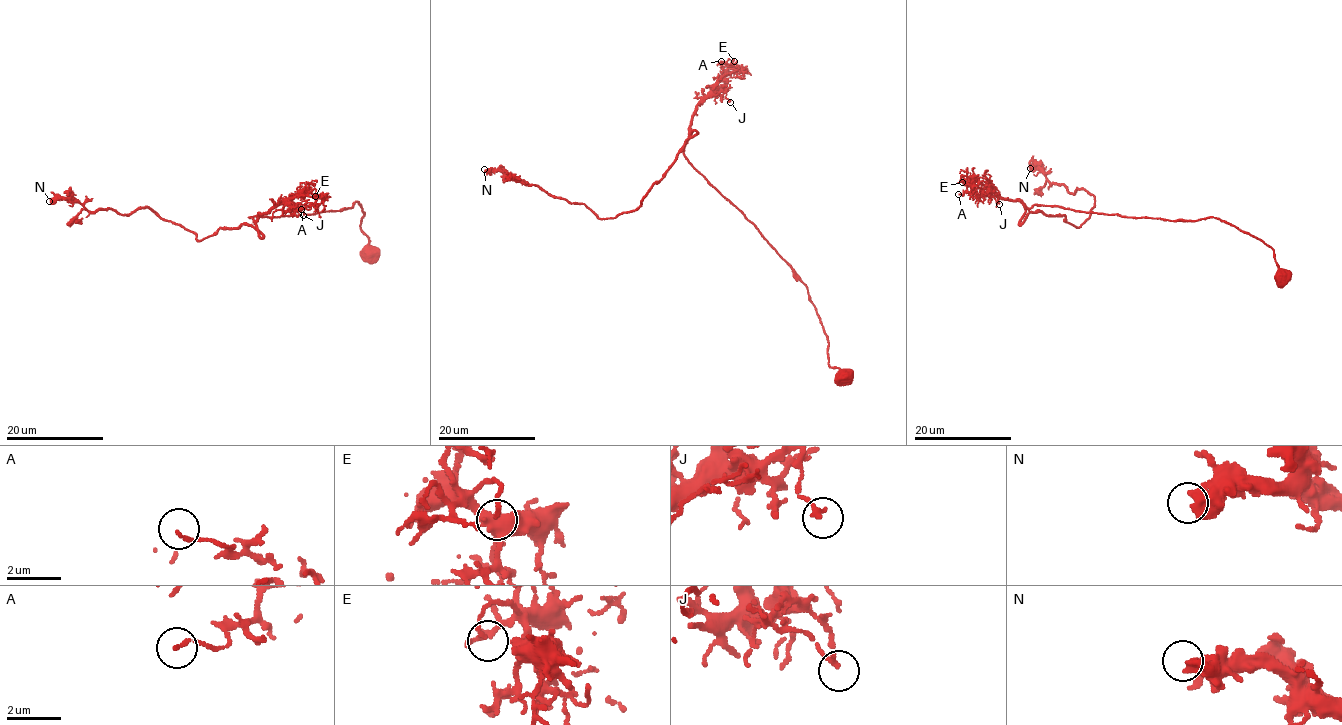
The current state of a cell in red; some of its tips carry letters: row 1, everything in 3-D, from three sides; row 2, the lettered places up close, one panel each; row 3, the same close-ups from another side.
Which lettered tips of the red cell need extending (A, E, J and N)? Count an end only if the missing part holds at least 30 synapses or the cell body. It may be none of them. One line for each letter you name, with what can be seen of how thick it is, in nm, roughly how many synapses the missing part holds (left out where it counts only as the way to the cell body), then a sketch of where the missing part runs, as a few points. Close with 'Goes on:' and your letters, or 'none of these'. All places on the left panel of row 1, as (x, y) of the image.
Goes on: none of these

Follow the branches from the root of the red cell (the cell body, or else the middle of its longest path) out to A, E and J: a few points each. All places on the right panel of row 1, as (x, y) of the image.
A: (1283, 276), (1269, 246), (1215, 218), (1170, 220), (1043, 205), (1025, 208), (970, 179), (958, 194)
E: (1283, 276), (1269, 246), (1215, 218), (1170, 220), (1043, 205), (1025, 208), (963, 175), (962, 182)
J: (1283, 276), (1269, 246), (1215, 218), (1170, 220), (1043, 205), (1025, 208), (991, 190), (988, 194), (999, 204)

